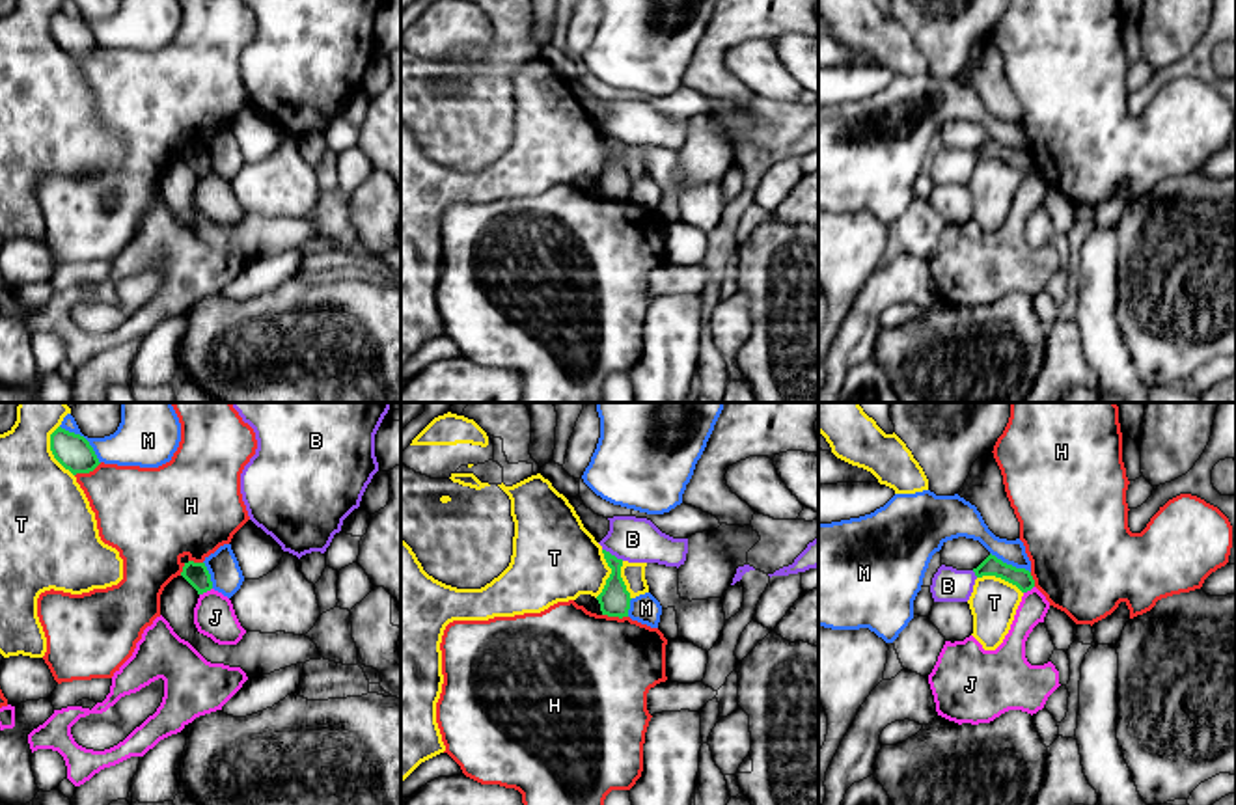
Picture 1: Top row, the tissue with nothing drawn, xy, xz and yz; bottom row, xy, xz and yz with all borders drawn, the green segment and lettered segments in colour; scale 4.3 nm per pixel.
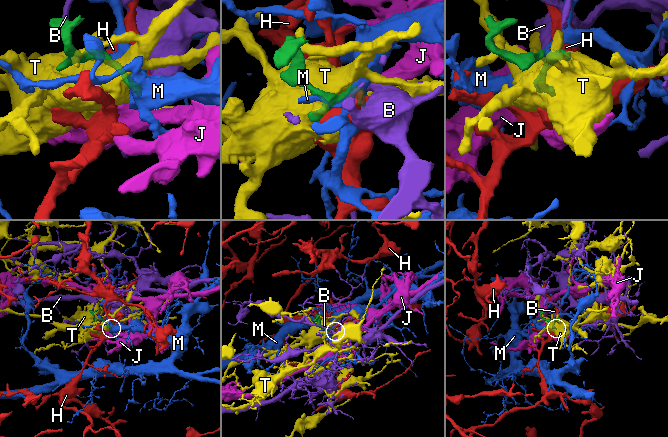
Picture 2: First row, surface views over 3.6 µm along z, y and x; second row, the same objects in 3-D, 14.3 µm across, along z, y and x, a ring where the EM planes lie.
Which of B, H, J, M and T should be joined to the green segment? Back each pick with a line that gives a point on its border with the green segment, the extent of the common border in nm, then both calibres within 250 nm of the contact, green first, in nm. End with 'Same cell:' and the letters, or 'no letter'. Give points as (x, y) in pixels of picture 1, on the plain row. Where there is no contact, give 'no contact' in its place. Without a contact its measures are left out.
Same cell: no letter

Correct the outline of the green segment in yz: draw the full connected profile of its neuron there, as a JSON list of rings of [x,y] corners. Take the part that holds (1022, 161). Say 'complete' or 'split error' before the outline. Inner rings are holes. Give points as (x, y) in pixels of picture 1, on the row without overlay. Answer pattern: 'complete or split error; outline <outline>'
complete; outline [[[992,136],[977,151],[973,151],[973,155],[977,160],[982,158],[1001,160],[1016,168],[1022,175],[1027,175],[1035,170],[1035,162],[1029,153],[1007,147]]]

